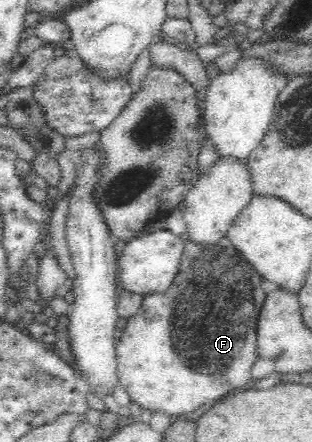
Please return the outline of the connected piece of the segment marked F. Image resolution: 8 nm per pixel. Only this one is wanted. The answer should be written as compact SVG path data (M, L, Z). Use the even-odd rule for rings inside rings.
M187 229L179 236L183 242L183 251L179 260L178 270L171 285L168 285L167 289L162 292L150 293L144 297L140 308L126 319L123 333L114 345L116 348L117 385L124 388L129 395L129 399L135 401L143 409L151 412L163 411L163 413L170 415L172 419L185 414L189 415L189 413L195 412L206 403L214 403L224 395L239 390L249 383L251 367L253 367L257 357L257 321L266 299L265 289L263 289L265 277L255 269L255 265L245 258L245 254L237 250L237 247L233 246L233 244L221 245L219 240L210 244L191 240Z

